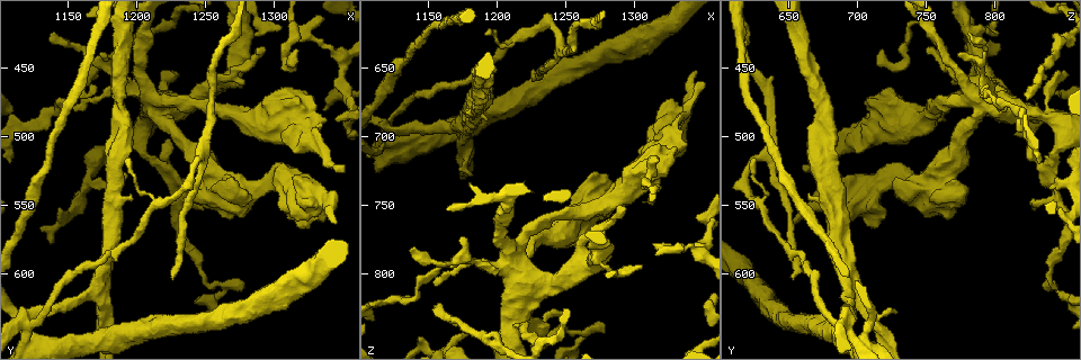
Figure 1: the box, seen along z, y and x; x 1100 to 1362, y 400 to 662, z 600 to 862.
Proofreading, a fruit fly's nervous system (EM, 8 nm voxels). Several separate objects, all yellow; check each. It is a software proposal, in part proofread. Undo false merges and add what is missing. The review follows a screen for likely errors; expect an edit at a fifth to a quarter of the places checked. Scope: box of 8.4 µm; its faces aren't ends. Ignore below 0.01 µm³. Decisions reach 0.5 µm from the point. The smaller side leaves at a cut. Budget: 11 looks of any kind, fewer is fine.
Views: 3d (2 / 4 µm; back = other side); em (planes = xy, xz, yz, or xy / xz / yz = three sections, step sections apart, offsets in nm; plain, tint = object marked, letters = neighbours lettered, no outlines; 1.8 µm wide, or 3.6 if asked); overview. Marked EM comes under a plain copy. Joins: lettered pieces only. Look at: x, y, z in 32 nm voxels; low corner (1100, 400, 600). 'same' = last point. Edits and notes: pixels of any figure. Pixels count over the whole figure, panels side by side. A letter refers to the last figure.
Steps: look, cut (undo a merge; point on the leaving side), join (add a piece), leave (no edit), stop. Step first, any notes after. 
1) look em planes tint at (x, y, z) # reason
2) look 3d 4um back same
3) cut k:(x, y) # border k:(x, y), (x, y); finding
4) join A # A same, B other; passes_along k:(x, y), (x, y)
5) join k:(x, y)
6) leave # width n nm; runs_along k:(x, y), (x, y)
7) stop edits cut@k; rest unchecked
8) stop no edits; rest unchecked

look 3d 2um at (1224, 502, 832) # thin end

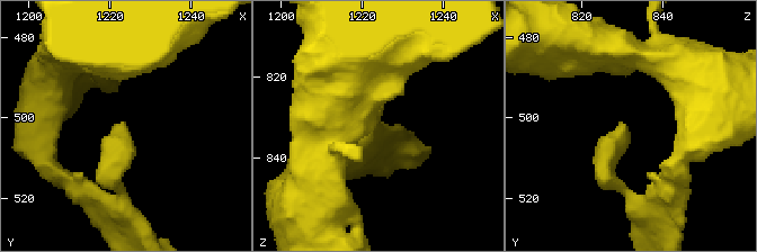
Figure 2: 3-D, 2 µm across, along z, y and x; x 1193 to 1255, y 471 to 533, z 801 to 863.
look em xy step 4 letters at (1224, 501, 830) # shape alone is not enough

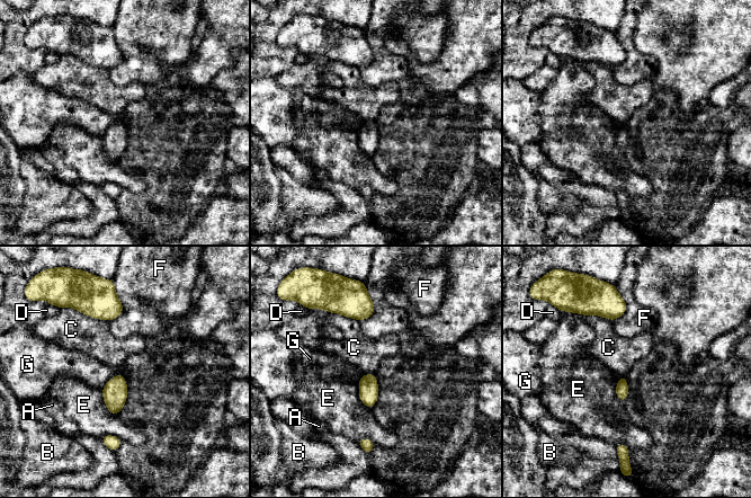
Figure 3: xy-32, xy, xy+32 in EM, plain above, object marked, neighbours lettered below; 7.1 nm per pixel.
leave # A other, B other, C other, D other, E other, F other, G other; border 3:(327, 311), (351, 317), (359, 321); no lettered piece goes on from it

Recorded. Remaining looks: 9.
look 3d 4um at (1276, 608, 842) # an open end

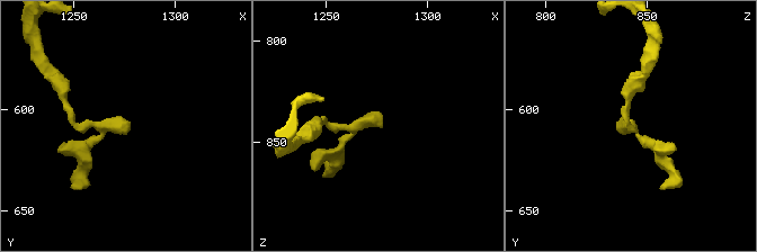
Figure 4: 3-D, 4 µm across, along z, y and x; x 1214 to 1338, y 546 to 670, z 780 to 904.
look em xy step 8 letters at (1278, 608, 843)

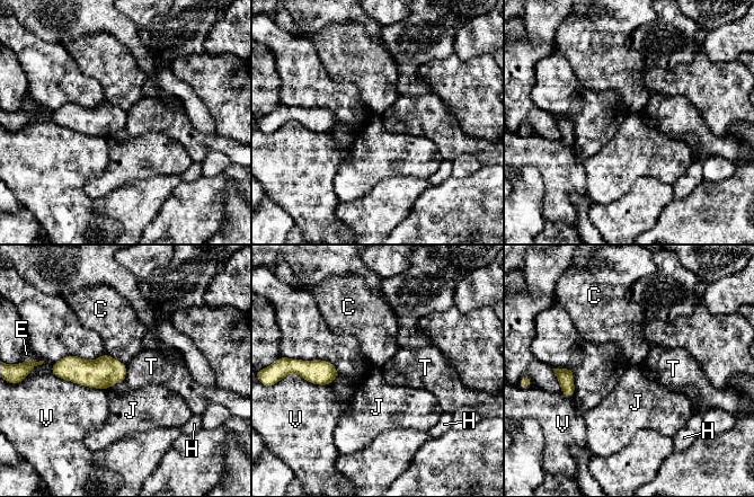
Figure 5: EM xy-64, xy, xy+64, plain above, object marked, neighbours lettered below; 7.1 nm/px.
leave # width 220 nm; C other, E other, H other, J other, T other, V other; border 5:(125, 379), (105, 389); no lettered piece goes on from it

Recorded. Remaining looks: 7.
look 3d 2um at (1328, 428, 782) # sharp bend

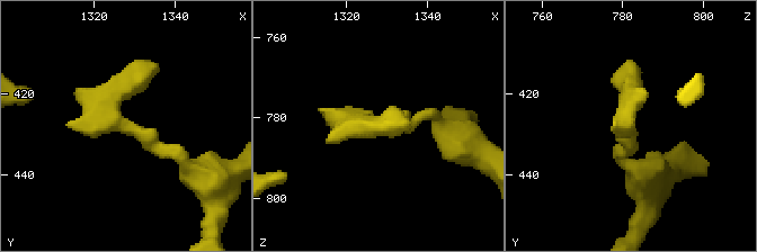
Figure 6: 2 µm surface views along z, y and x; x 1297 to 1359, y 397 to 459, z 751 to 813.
look em planes letters at (1328, 428, 781) # shape alone is not enough

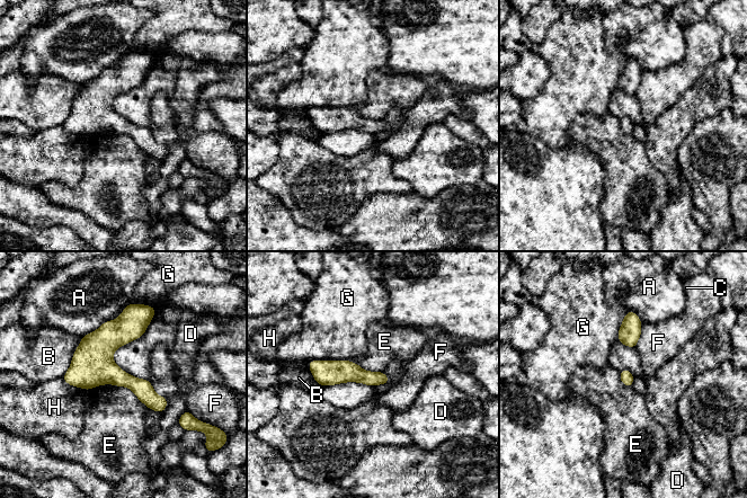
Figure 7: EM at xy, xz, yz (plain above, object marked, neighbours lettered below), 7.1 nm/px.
leave # A other, B other, C other, D other, E other, F other, G other, H other; runs_along 7:(311, 363), (325, 372), (385, 380); continuous, no second neuron

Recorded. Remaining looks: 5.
look 3d 2um at (1310, 448, 732) # sharp bend

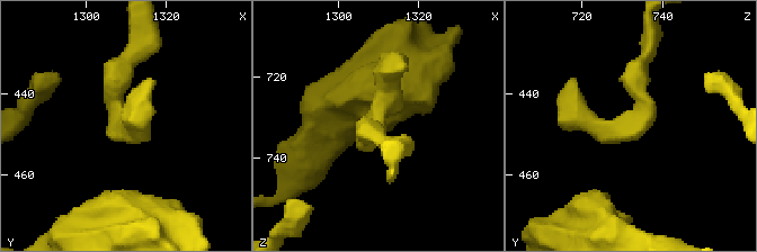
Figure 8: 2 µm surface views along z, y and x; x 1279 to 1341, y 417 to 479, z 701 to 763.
look em xy step 16 letters at (1310, 447, 731)

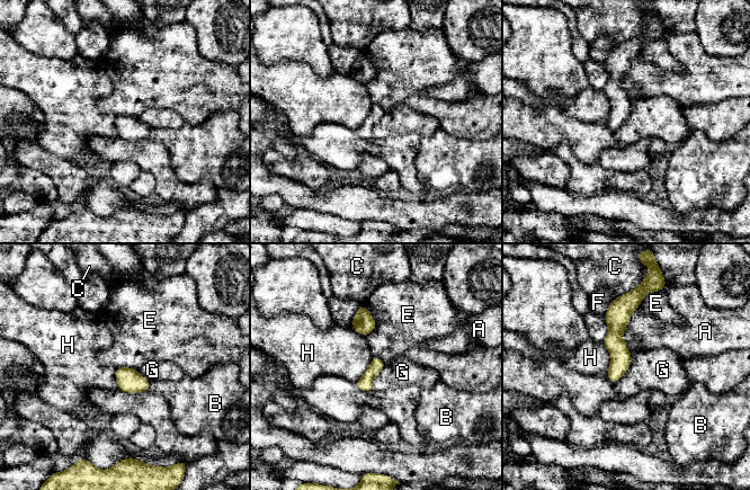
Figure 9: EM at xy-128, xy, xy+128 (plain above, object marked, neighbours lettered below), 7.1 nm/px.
leave # A other, B other, C other, E other, F other, G other, H other; continuous, no second neuron

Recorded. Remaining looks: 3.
look em yz step 8 tint at (1120, 638, 690) # looks like a crossing

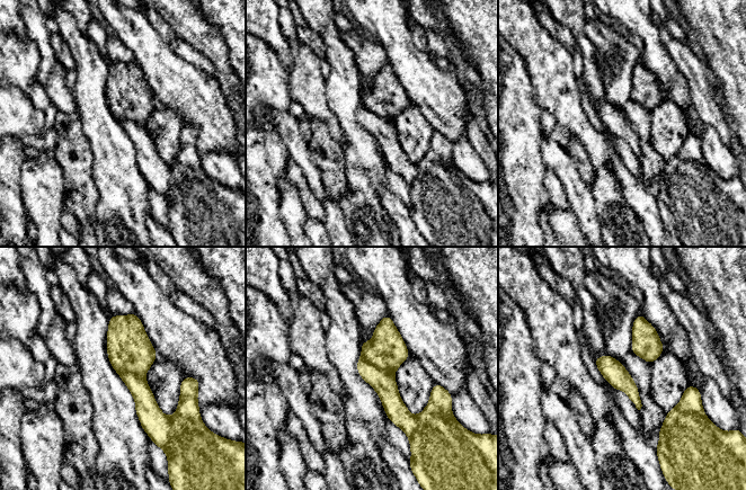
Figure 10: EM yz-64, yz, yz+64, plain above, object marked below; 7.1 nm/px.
look em planes letters same # another direction

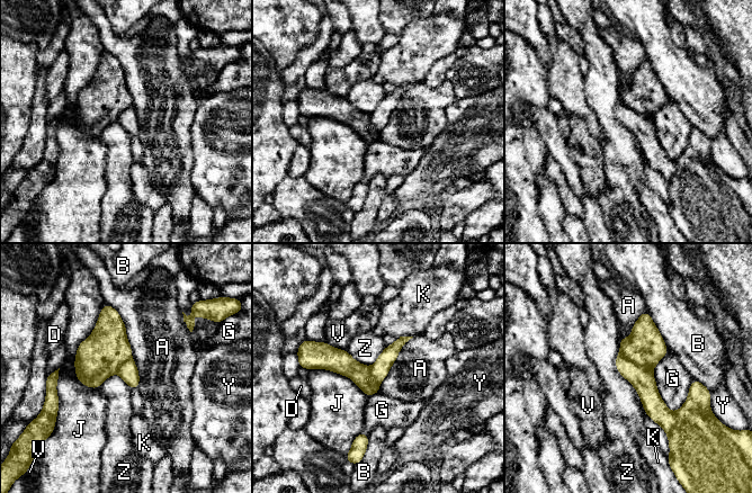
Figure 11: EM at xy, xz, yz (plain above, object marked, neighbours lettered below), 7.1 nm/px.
cut 11:(645, 347) # A other, B other, D other, G other, J other, K other, V other, Y other, Z other; part_leaving 11:(311, 364), (342, 362), (376, 390); two neurons meet here

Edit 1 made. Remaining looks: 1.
stop edits cut@11; rest unchecked

